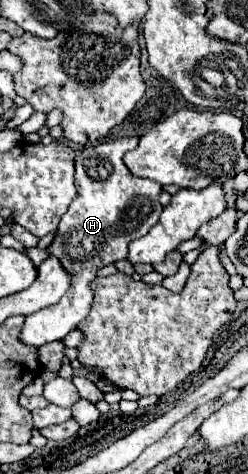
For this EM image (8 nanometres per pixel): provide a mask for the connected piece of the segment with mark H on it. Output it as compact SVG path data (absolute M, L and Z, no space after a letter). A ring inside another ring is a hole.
M130 136L88 146L76 154L78 198L62 216L56 238L48 248L48 252L64 262L62 266L72 274L72 286L58 304L26 316L20 332L20 342L40 348L48 342L62 340L68 332L72 332L88 316L92 304L90 280L96 278L96 270L106 264L114 264L116 260L128 258L128 244L136 238L146 236L148 230L158 222L162 212L162 206L158 202L162 186L158 182L132 176L122 162L124 152L136 146L138 138Z

